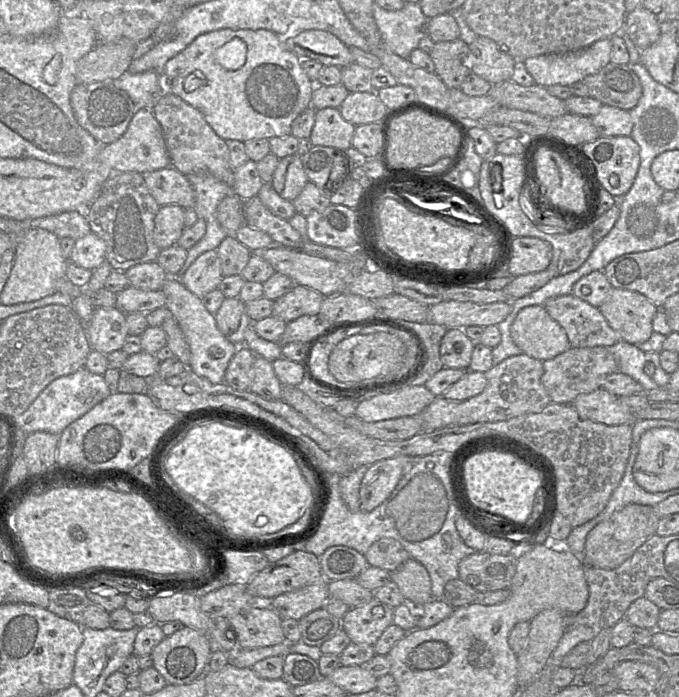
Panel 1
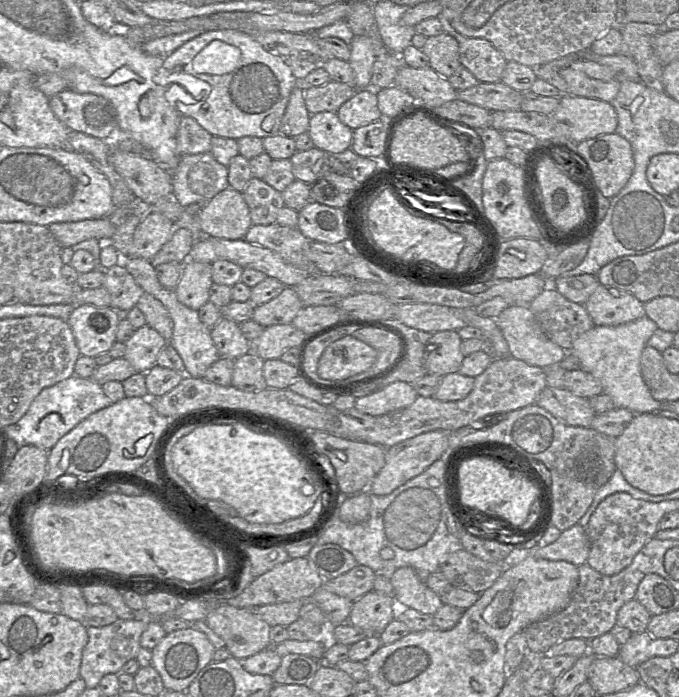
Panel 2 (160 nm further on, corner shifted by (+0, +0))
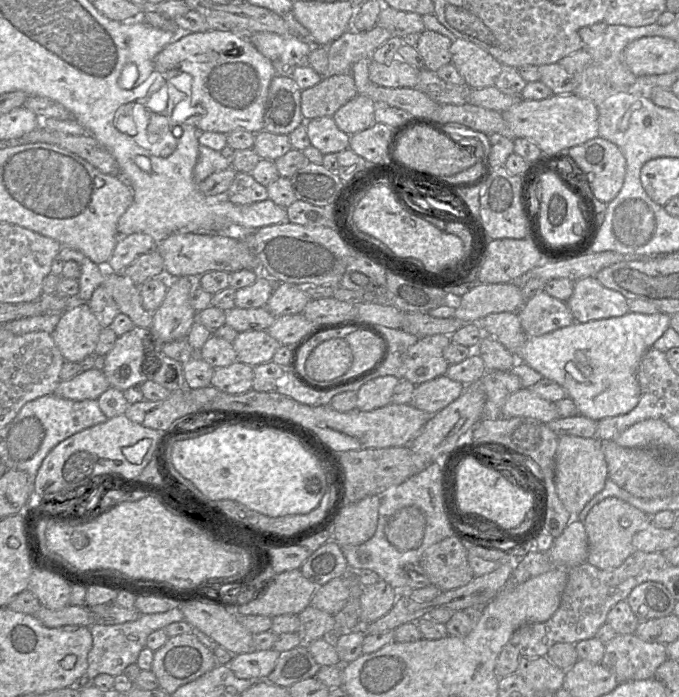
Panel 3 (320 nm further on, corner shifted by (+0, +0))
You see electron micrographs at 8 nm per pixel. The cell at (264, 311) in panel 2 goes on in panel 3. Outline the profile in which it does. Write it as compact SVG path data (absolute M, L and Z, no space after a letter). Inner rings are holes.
M235 307L226 312L226 325L238 333L246 331L267 331L276 321L265 307L243 309Z

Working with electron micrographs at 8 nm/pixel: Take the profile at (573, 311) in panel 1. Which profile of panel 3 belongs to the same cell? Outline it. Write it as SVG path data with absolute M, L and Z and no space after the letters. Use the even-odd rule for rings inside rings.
M545 291L525 302L518 314L527 337L539 337L575 323L567 303Z

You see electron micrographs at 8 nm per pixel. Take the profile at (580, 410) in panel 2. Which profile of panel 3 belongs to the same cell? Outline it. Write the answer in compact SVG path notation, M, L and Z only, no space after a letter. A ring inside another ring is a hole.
M521 388L510 395L502 415L503 418L529 417L545 424L559 418L555 403L539 397L529 388Z

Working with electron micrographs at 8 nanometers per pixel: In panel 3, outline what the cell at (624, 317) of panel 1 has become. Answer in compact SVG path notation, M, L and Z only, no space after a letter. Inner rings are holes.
M596 277L574 281L573 293L566 303L577 323L619 317L630 312L628 300L621 293L603 286Z

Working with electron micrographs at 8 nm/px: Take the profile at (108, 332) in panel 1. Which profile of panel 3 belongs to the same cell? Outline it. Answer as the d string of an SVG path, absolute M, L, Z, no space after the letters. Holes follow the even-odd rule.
M87 303L66 309L51 336L68 362L80 363L95 354L103 327Z

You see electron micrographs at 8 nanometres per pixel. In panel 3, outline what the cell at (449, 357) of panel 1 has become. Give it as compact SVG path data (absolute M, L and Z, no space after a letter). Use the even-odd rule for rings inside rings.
M438 334L422 337L407 351L405 358L405 378L414 385L419 385L445 375L450 364L444 358L444 351L452 342L449 335Z

